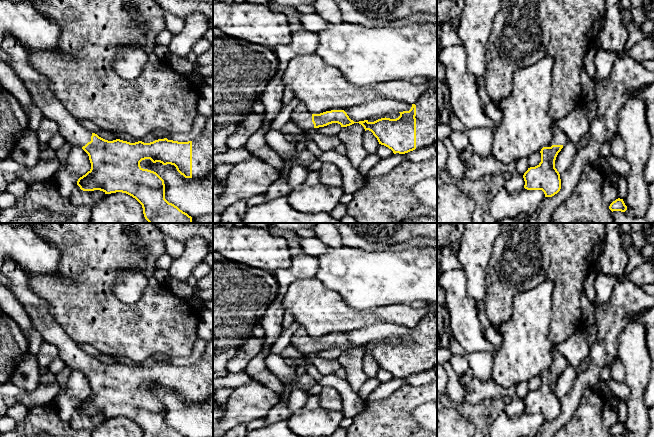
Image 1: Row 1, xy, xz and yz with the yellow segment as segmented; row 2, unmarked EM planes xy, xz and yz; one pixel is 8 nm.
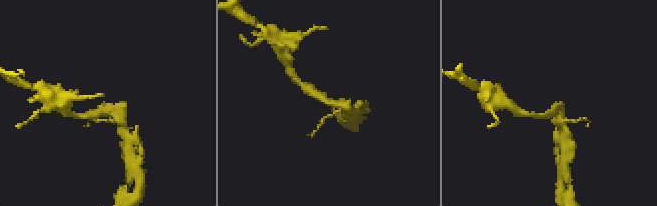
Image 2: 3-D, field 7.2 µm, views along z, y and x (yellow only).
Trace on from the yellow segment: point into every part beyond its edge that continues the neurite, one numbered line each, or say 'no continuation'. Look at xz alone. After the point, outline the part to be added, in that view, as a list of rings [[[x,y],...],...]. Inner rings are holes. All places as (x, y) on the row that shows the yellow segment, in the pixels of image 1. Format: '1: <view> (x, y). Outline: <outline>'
1: xz (426, 107). Outline: [[[430,89],[416,103],[416,149],[437,143],[437,91]]]
2: xz (301, 116). Outline: [[[300,102],[291,114],[290,120],[301,129],[314,128],[312,122],[312,114],[307,109],[306,105]]]

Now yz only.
1: yz (559, 137). Outline: [[[553,125],[552,127],[552,133],[553,133],[553,137],[548,147],[551,147],[552,145],[564,146],[569,141],[569,138],[567,137],[567,135],[555,125]]]

